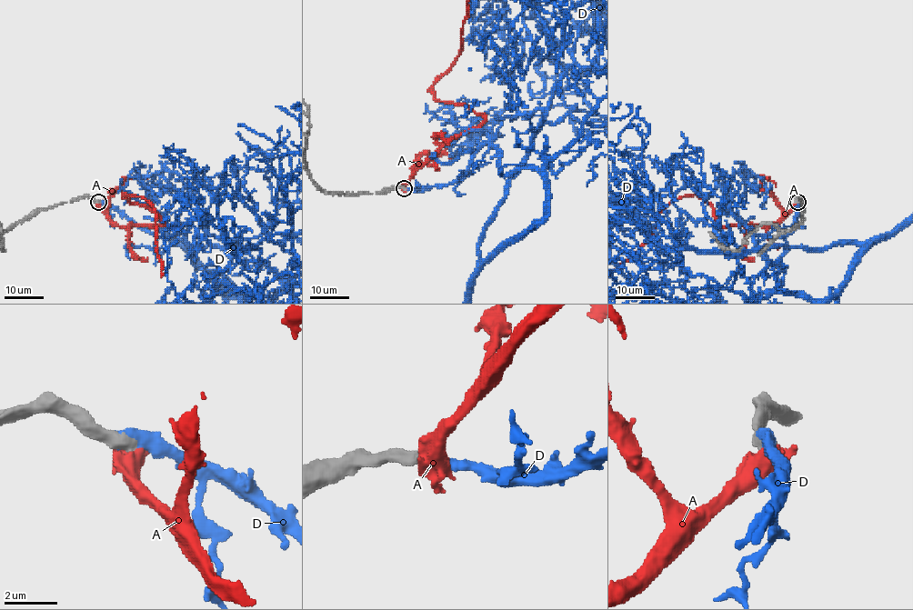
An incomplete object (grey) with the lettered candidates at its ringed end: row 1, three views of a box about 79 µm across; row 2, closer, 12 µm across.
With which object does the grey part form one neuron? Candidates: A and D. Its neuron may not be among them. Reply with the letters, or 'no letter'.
D

